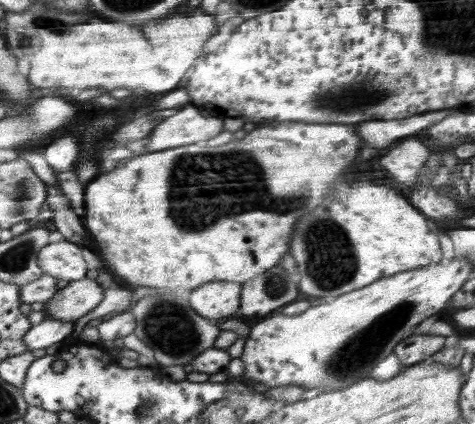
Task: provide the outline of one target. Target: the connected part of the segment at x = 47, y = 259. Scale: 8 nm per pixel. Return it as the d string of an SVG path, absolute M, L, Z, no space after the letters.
M53 240L37 254L37 264L44 274L55 277L61 283L78 281L86 276L86 262L82 249L73 241Z

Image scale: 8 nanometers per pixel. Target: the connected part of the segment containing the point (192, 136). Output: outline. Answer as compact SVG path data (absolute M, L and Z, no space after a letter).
M190 104L157 124L152 134L136 146L137 152L158 152L201 141L209 142L208 138L214 138L224 132L222 119L206 116L194 106Z

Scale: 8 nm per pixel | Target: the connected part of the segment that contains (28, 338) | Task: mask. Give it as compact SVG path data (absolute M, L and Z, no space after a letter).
M45 318L42 322L30 327L28 334L24 336L24 341L28 350L40 354L48 346L52 346L56 342L62 343L77 330L77 325L72 322Z

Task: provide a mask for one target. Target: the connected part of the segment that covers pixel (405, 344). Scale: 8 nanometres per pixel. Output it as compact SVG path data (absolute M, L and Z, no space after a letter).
M412 336L402 340L394 348L393 353L397 356L402 366L412 366L416 362L423 362L444 346L444 336Z

